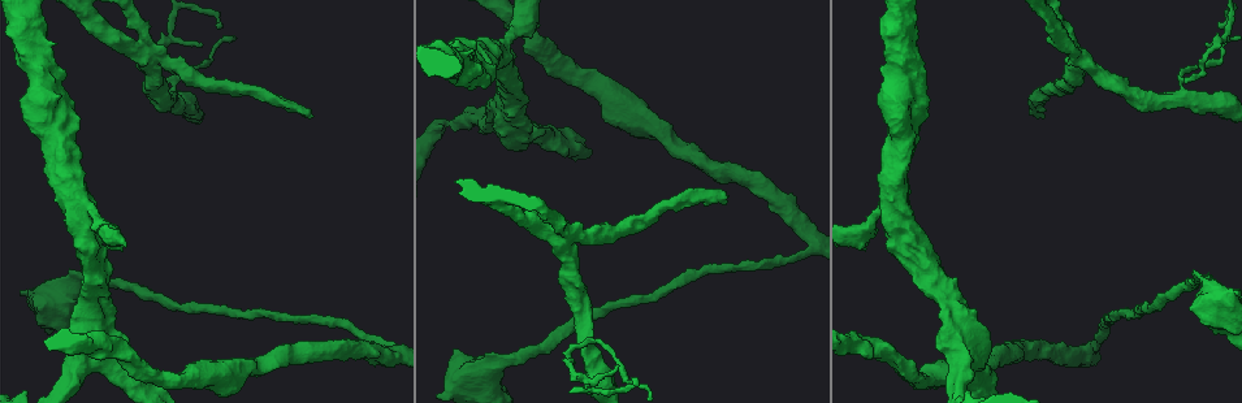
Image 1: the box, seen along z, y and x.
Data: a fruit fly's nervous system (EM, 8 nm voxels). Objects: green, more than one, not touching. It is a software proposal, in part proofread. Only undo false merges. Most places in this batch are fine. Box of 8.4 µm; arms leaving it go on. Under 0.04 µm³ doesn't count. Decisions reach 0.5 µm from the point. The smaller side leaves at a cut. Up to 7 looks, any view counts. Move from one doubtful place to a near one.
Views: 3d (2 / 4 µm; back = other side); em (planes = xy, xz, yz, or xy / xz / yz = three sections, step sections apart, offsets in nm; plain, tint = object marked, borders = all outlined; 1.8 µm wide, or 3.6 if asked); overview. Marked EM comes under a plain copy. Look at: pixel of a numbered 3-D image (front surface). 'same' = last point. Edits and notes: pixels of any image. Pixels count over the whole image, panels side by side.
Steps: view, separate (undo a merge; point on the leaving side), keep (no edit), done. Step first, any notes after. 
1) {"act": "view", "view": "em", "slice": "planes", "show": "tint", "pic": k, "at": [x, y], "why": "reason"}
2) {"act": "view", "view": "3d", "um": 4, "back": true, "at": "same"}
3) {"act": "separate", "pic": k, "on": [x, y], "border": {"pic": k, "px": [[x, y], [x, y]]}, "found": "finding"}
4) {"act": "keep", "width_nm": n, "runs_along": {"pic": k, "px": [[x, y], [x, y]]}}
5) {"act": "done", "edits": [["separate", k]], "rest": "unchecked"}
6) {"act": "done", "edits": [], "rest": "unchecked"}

{"act": "view", "view": "3d", "um": 4, "pic": 1, "at": [89, 210], "why": "branch point"}

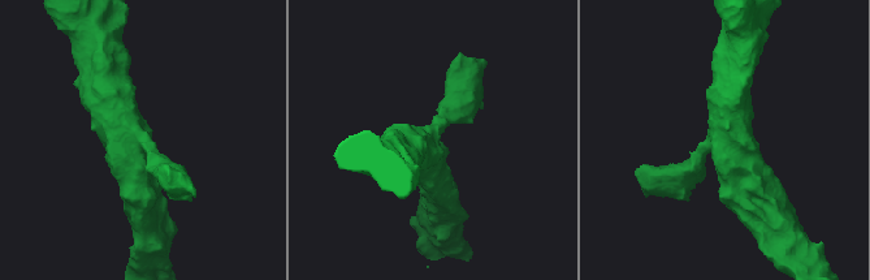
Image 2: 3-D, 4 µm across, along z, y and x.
{"act": "view", "view": "em", "um": 3.6, "slice": "yz", "step": 4, "show": "tint", "pic": 2, "at": [141, 142], "arms": 3, "arm_widths_nm": [280, 440, 480]}

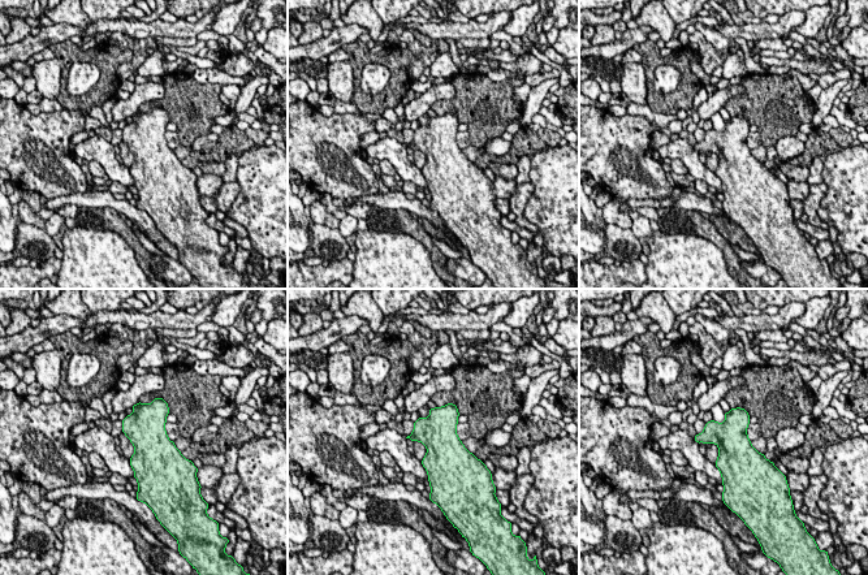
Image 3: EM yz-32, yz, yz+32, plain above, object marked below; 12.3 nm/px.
{"act": "view", "view": "em", "um": 3.6, "slice": "planes", "show": "tint", "at": "same"}

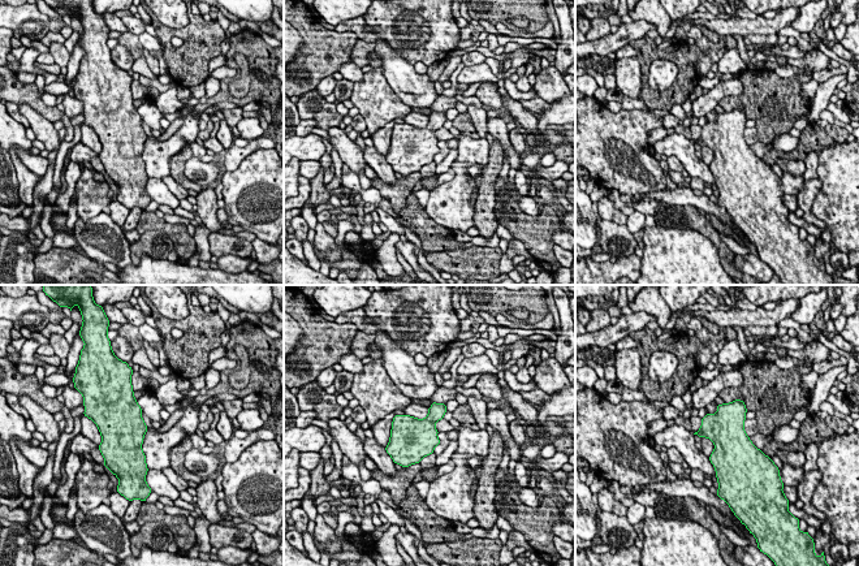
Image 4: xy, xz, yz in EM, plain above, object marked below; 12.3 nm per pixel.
{"act": "keep", "found": "continuous, no second neuron"}

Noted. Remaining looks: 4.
{"act": "view", "view": "3d", "um": 2, "pic": 1, "at": [1082, 60], "why": "abrupt turn"}

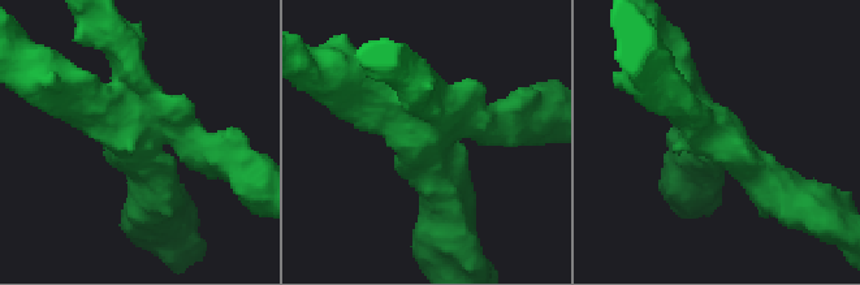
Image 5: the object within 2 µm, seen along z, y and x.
{"act": "view", "view": "em", "slice": "planes", "show": "tint", "pic": 5, "at": [138, 130], "arms": 4, "why": "shape alone is not enough"}

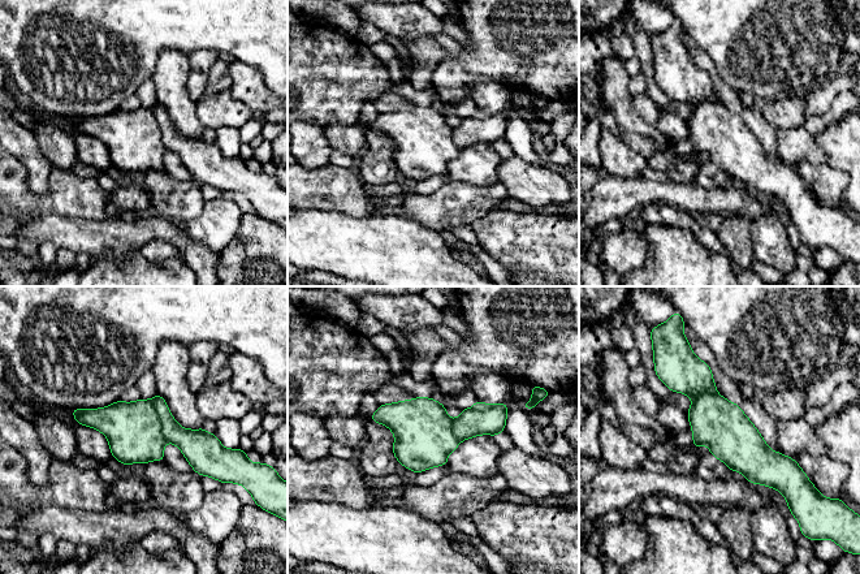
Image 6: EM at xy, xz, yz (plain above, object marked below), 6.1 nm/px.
{"act": "keep", "runs_along": {"pic": 6, "px": [[685, 366], [709, 413], [779, 487]]}, "found": "all the same neuron"}

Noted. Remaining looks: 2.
{"act": "view", "view": "3d", "um": 2, "pic": 1, "at": [1184, 98], "why": "arms part here"}

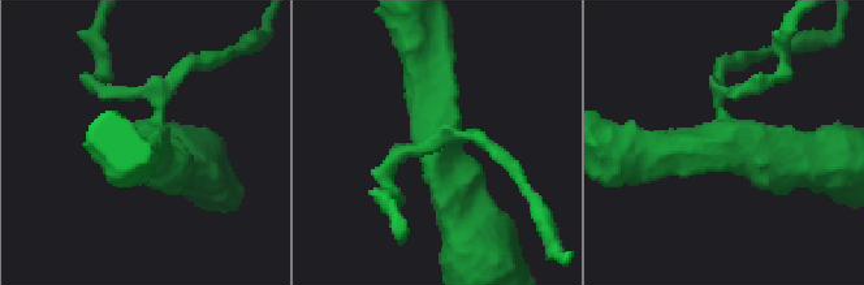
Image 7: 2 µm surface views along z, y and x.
{"act": "view", "view": "em", "um": 3.6, "slice": "planes", "show": "tint", "pic": 7, "at": [730, 146], "why": "shape alone is not enough"}

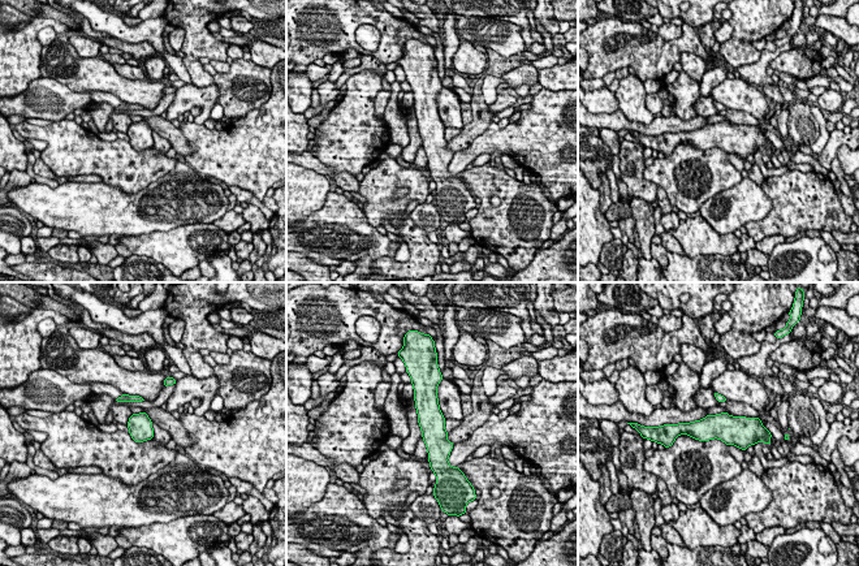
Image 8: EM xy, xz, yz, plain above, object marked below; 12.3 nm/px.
{"act": "keep", "runs_along": {"pic": 8, "px": [[431, 390], [434, 466]]}, "found": "all the same neuron"}

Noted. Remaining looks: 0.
{"act": "done", "edits": [], "rest": "unchecked"}

